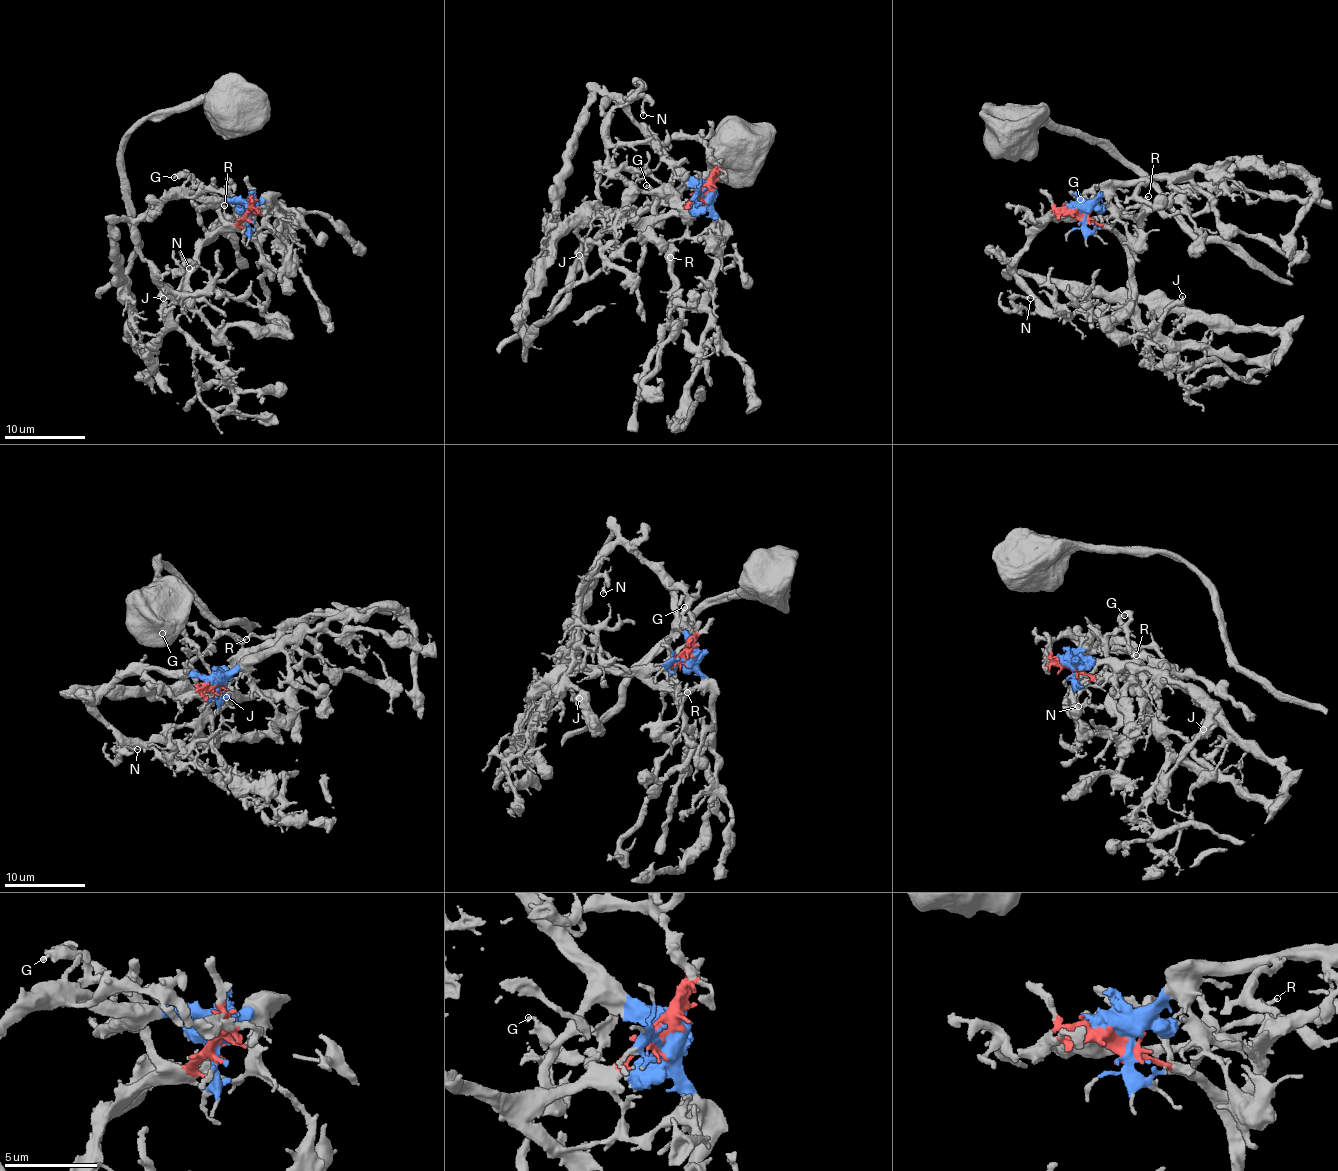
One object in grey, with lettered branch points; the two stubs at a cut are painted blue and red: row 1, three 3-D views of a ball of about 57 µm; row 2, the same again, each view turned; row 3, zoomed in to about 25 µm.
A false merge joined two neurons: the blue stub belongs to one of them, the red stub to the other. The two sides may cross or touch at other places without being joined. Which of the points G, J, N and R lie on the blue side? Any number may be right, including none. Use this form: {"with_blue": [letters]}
{"with_blue": ["N"]}

